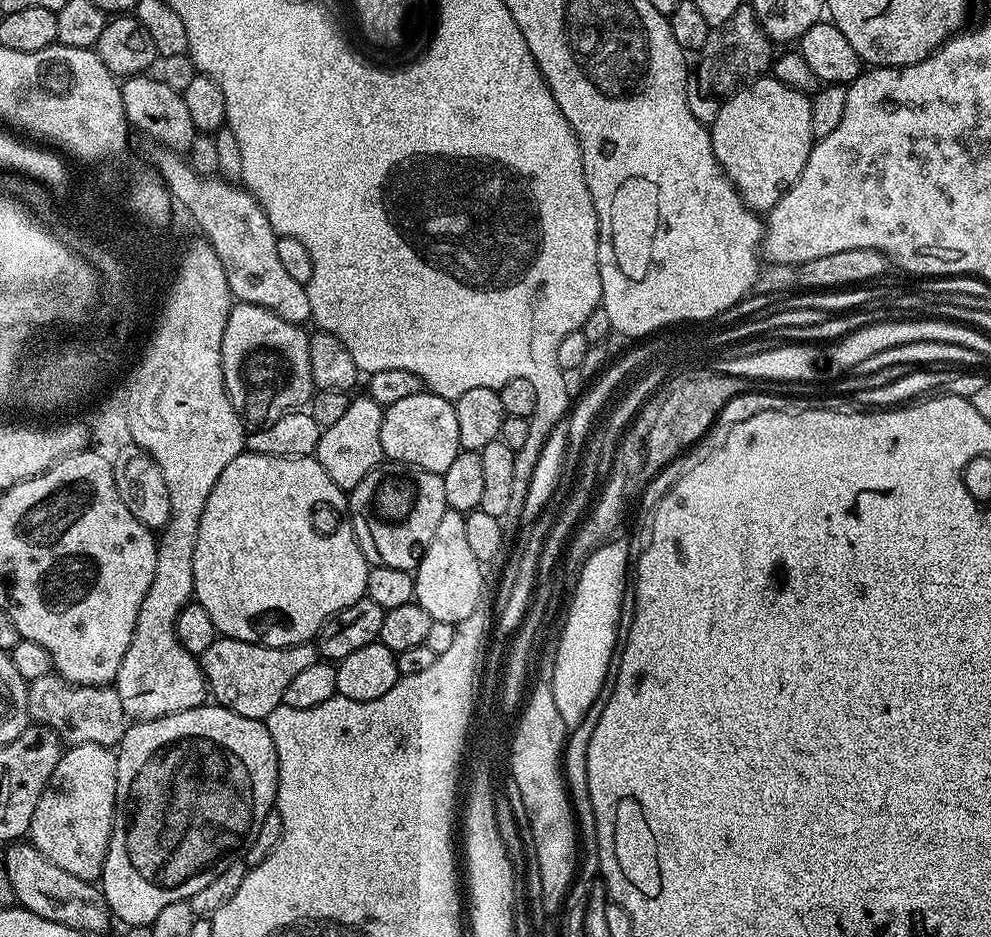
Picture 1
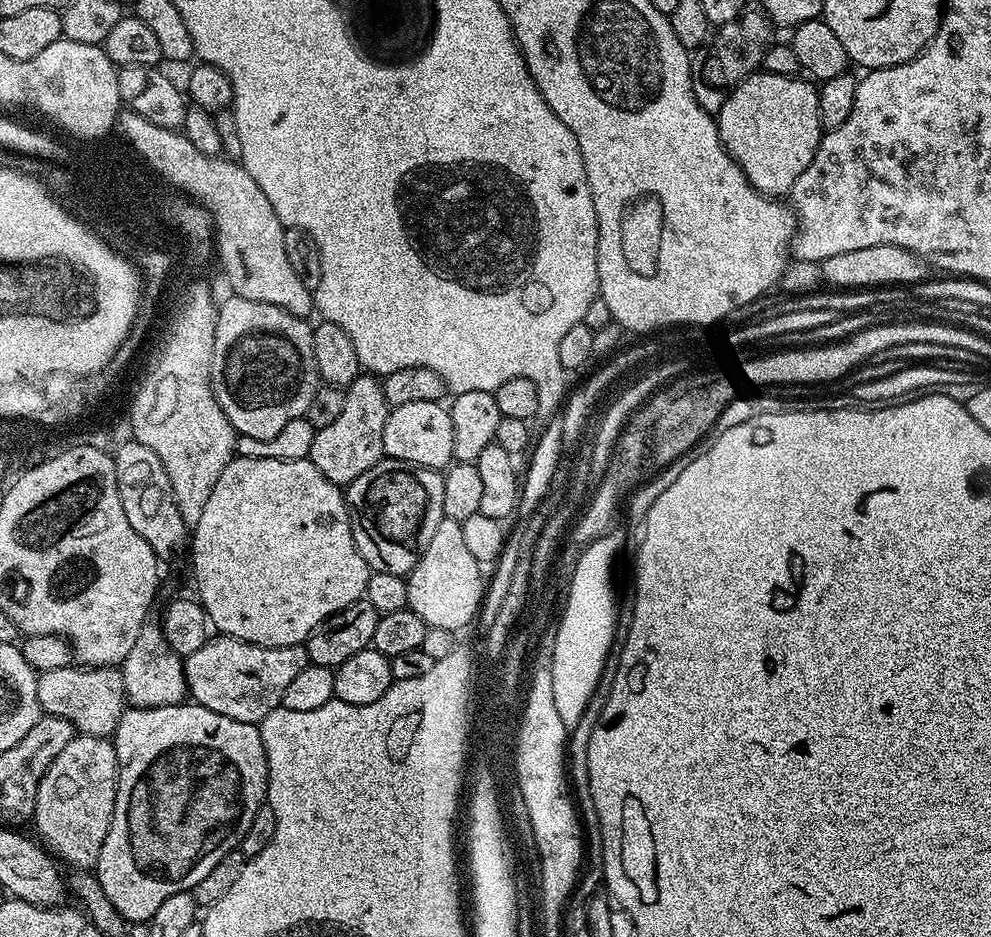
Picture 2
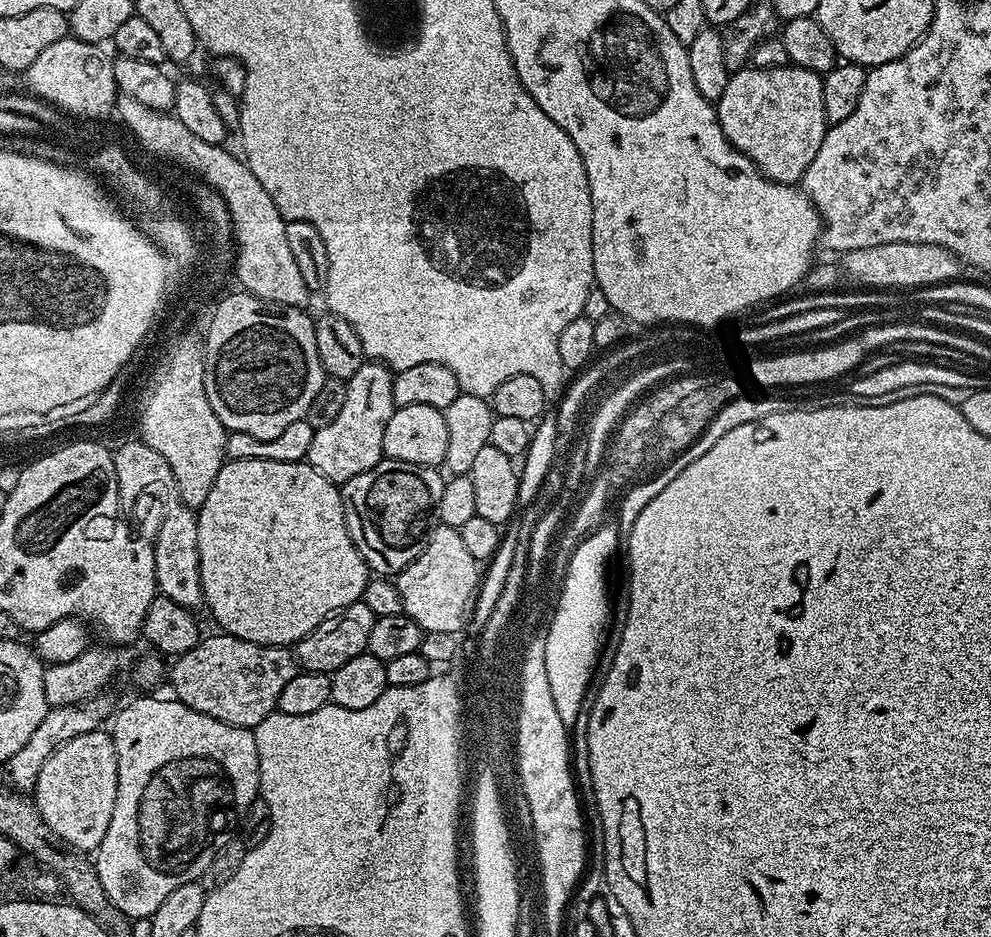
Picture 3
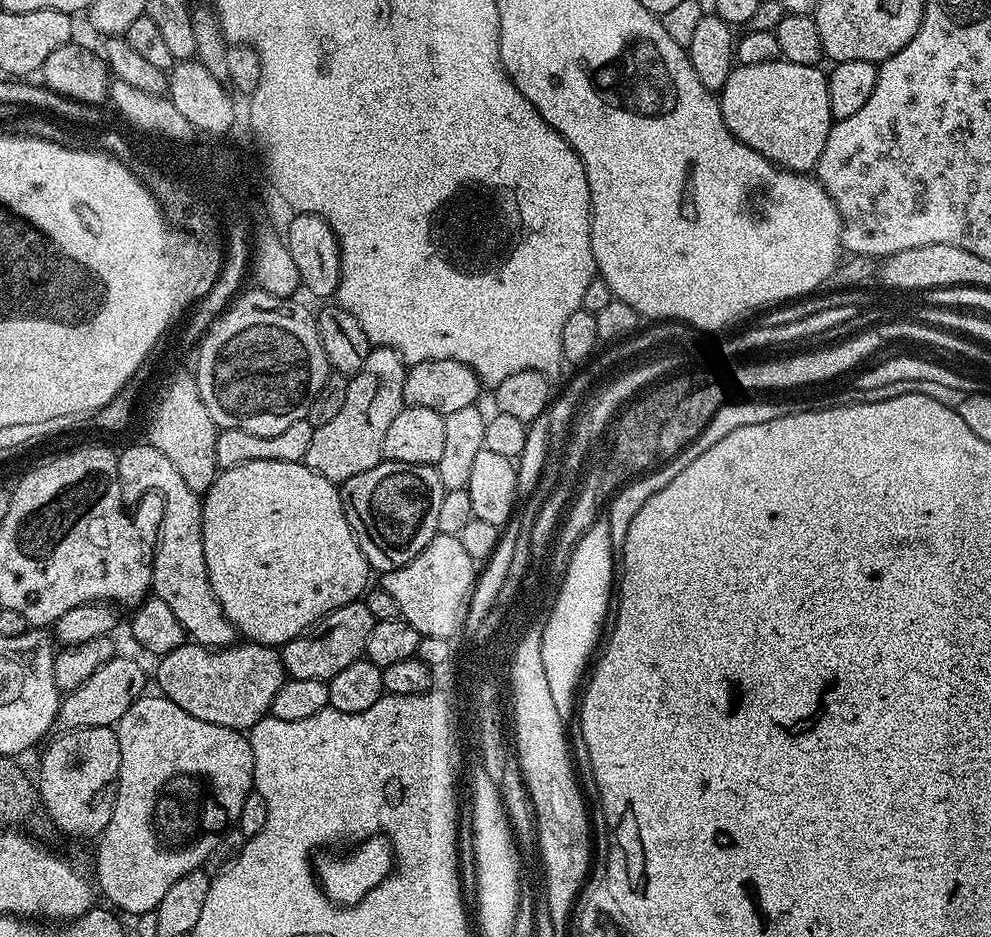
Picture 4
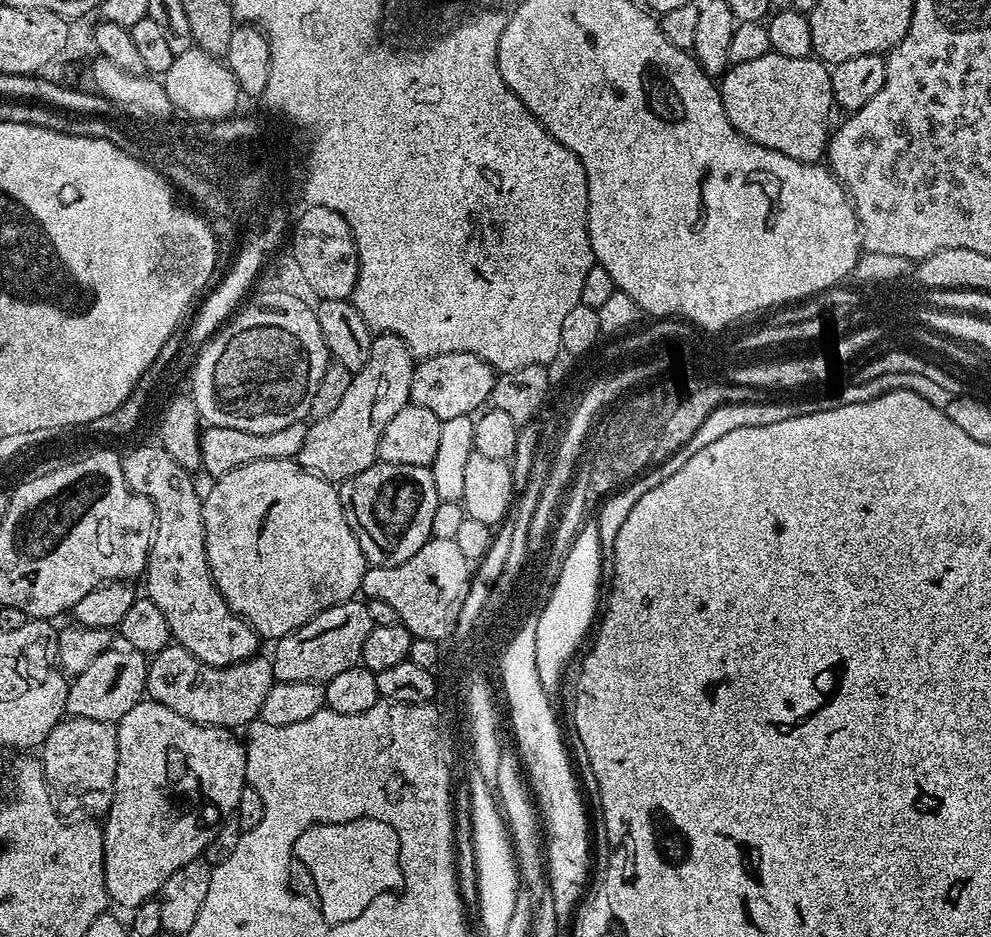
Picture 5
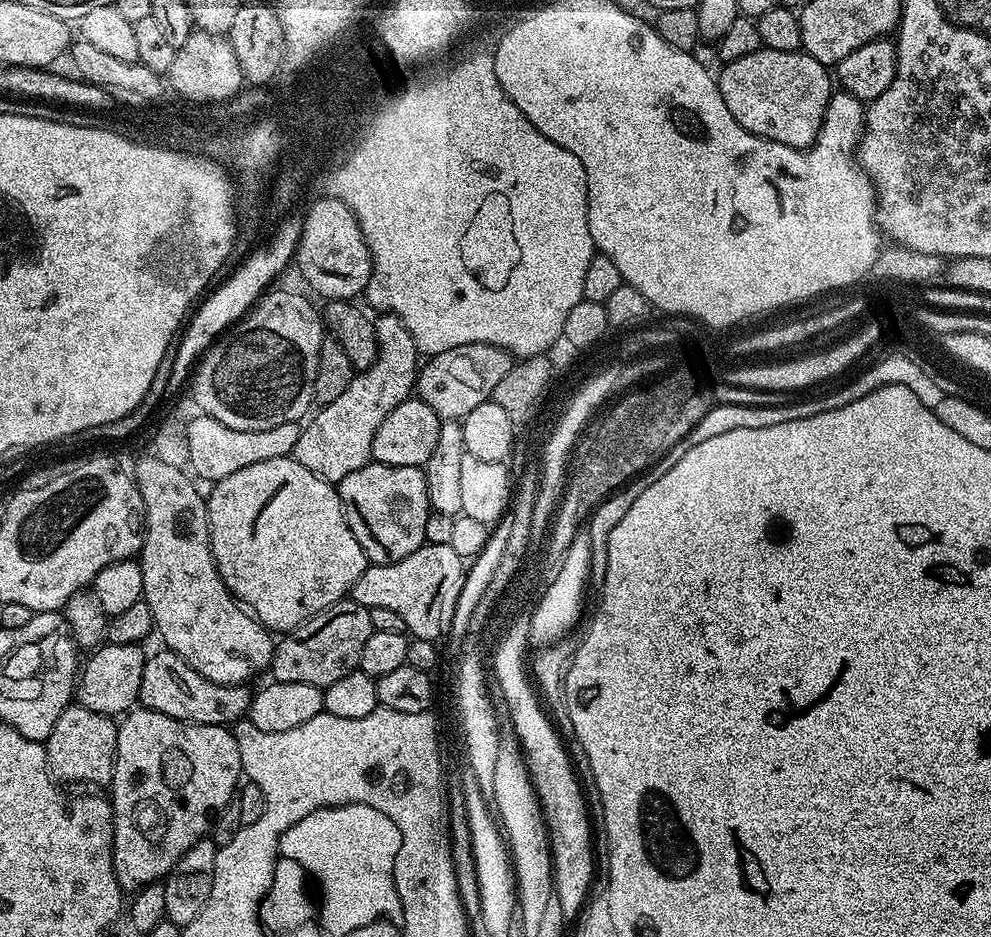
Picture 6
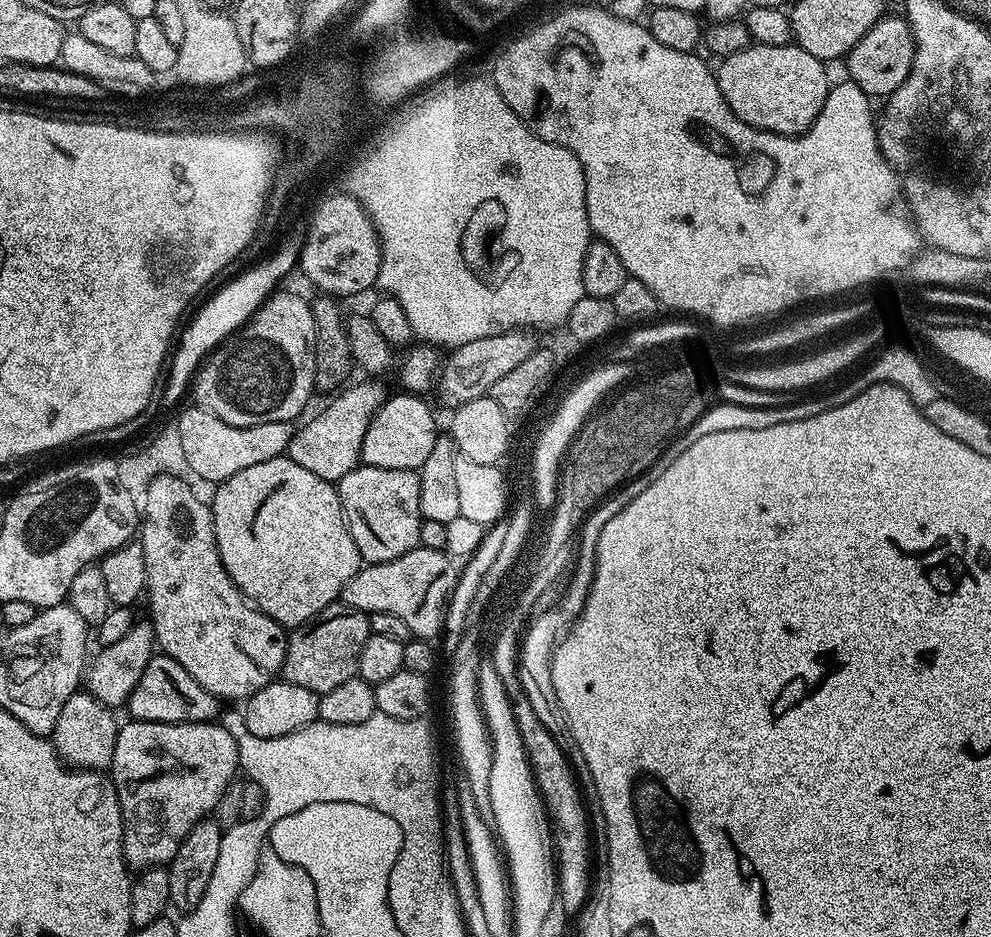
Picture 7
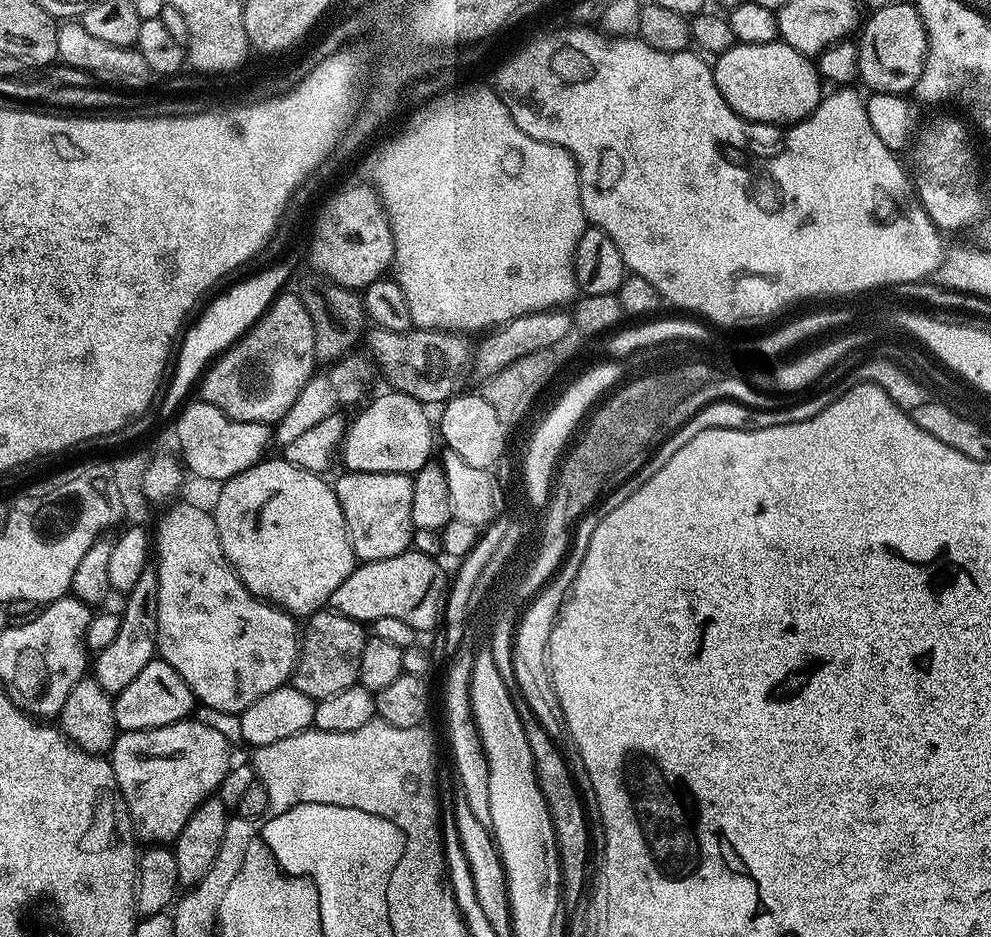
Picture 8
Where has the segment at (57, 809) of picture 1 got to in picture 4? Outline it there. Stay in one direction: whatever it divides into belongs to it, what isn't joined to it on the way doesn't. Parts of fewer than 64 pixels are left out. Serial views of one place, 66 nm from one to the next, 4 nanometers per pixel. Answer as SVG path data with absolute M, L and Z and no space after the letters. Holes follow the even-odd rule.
M102 726L70 728L59 734L61 736L53 735L47 741L48 749L45 750L44 757L40 760L40 780L38 776L40 800L44 804L48 817L52 819L52 823L61 833L69 832L72 836L99 837L104 827L110 822L110 814L114 810L116 783L120 777L120 763L122 762L118 738L112 728Z

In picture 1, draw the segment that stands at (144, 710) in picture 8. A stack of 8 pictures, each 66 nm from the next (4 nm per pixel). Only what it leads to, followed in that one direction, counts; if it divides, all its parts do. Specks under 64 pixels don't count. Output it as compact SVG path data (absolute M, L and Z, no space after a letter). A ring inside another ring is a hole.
M218 638L198 659L207 691L215 703L234 710L234 714L267 721L269 714L282 703L286 686L306 666L317 663L318 653L312 642L268 648L265 644Z

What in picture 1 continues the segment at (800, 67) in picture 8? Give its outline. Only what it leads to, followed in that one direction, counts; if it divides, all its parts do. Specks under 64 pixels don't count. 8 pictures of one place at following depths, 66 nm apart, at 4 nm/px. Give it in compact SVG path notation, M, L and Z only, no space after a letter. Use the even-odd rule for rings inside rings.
M771 75L761 76L721 103L718 118L714 118L710 125L714 154L732 185L753 212L771 212L772 207L792 189L794 182L802 174L814 143L810 126L811 109L812 101L805 93L778 82Z

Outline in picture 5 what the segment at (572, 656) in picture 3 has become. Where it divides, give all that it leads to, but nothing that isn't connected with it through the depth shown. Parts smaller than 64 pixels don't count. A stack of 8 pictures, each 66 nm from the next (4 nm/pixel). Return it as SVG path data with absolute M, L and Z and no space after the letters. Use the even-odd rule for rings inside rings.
M594 518L587 519L563 555L557 582L539 615L535 629L535 665L549 696L562 688L566 665L591 631L600 608L601 535Z

